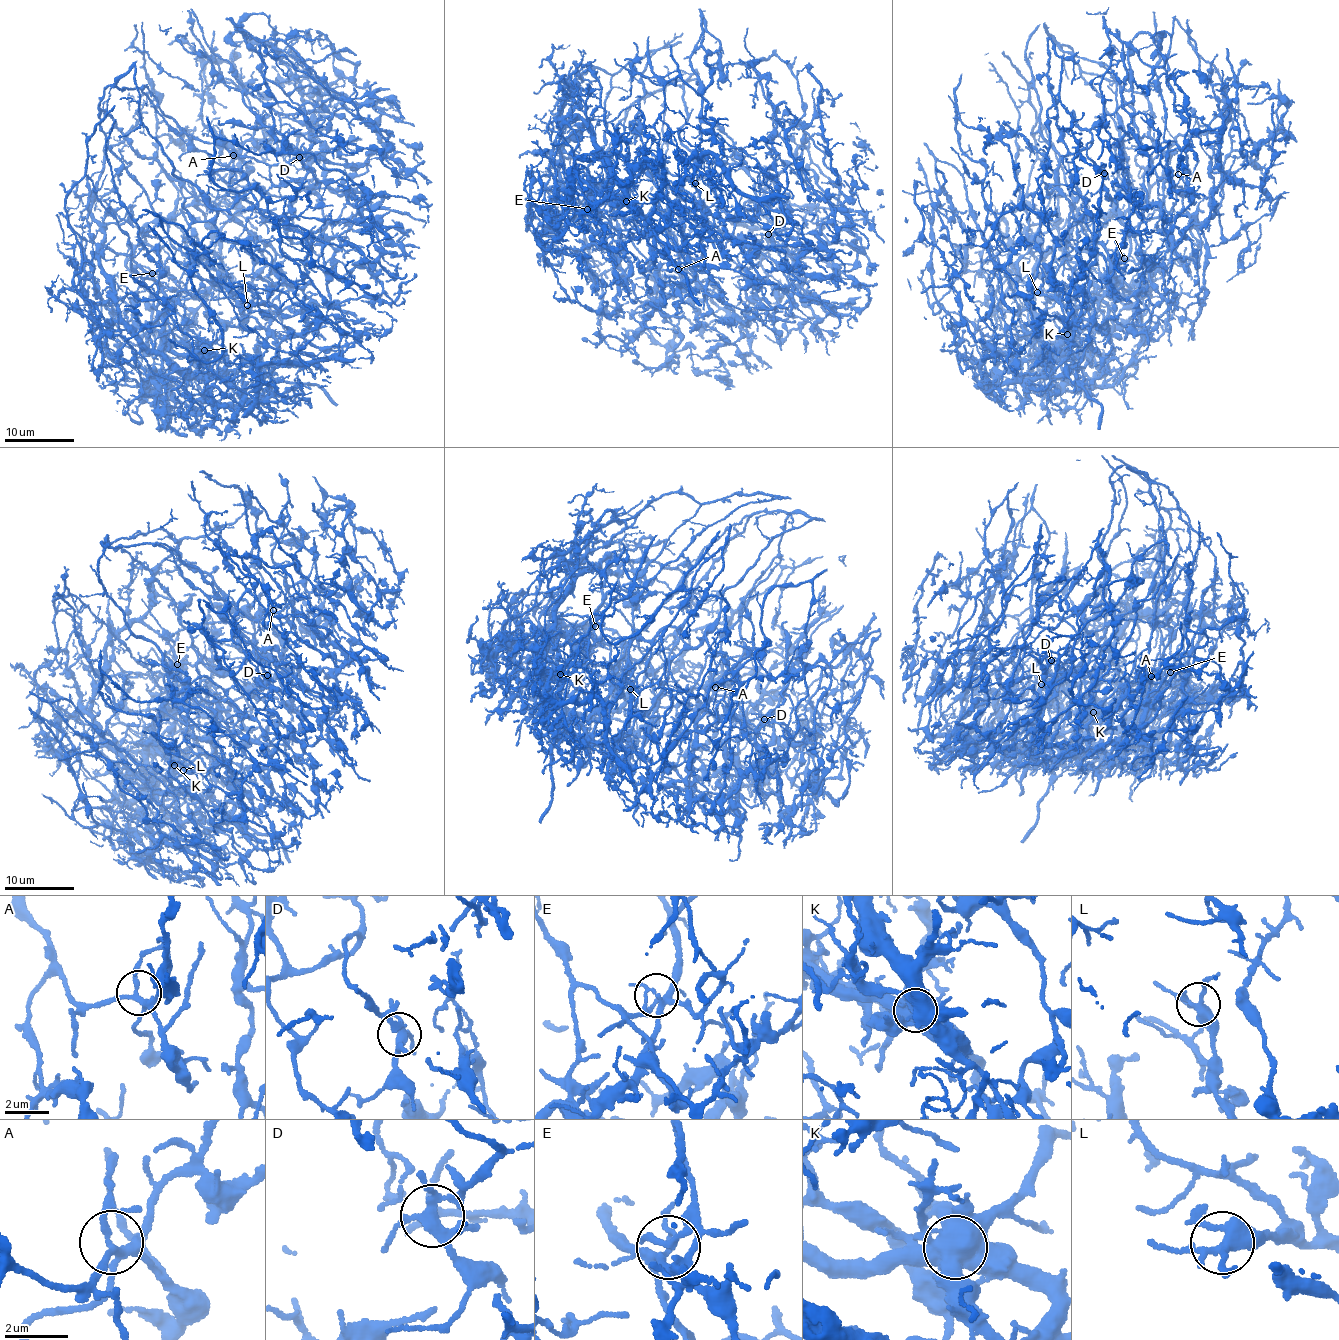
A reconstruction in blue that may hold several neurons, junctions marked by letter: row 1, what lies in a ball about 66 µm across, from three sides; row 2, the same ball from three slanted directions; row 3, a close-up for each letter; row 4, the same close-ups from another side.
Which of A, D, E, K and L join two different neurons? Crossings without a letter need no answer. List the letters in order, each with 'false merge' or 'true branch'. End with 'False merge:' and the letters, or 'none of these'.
A: true branch
D: true branch
E: false merge
K: false merge
L: true branch
False merge: E, K

